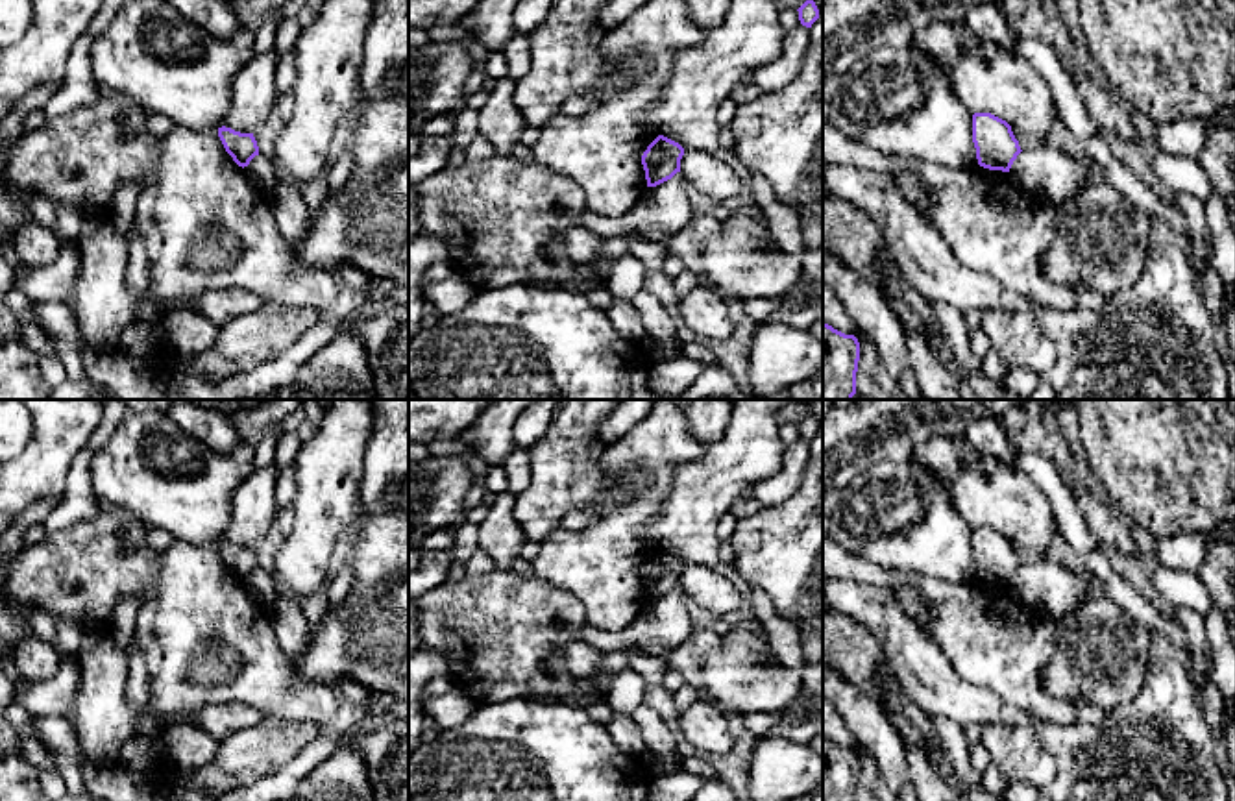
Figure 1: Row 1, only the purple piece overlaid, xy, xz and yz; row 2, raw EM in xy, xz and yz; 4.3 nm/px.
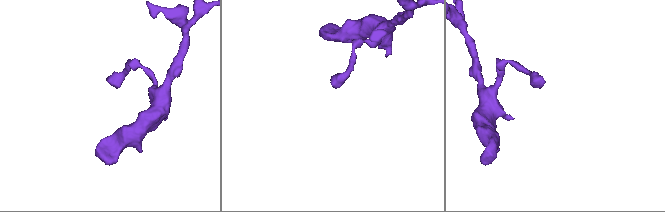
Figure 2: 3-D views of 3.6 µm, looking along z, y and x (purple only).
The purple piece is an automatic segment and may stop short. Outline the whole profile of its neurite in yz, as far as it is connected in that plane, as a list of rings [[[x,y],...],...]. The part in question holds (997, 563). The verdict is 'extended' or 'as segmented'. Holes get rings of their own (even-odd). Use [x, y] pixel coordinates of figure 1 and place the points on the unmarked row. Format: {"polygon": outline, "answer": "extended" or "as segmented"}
{"polygon": [[[991,527],[972,529],[972,557],[978,579],[989,585],[1009,586],[1022,566],[1011,540]]], "answer": "as segmented"}

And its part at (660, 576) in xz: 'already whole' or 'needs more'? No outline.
already whole

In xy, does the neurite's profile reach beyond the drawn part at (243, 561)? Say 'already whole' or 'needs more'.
already whole

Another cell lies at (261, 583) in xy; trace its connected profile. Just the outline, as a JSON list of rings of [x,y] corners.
[[[259,568],[255,570],[244,586],[266,607],[275,596],[275,581],[274,577]]]

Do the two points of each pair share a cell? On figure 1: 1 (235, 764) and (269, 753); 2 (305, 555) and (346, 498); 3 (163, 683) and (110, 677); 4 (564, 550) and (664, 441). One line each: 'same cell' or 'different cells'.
1: same cell
2: same cell
3: different cells
4: same cell

